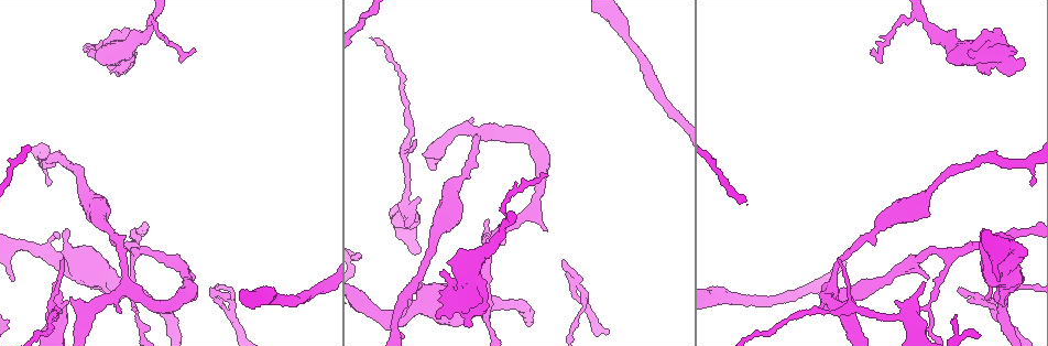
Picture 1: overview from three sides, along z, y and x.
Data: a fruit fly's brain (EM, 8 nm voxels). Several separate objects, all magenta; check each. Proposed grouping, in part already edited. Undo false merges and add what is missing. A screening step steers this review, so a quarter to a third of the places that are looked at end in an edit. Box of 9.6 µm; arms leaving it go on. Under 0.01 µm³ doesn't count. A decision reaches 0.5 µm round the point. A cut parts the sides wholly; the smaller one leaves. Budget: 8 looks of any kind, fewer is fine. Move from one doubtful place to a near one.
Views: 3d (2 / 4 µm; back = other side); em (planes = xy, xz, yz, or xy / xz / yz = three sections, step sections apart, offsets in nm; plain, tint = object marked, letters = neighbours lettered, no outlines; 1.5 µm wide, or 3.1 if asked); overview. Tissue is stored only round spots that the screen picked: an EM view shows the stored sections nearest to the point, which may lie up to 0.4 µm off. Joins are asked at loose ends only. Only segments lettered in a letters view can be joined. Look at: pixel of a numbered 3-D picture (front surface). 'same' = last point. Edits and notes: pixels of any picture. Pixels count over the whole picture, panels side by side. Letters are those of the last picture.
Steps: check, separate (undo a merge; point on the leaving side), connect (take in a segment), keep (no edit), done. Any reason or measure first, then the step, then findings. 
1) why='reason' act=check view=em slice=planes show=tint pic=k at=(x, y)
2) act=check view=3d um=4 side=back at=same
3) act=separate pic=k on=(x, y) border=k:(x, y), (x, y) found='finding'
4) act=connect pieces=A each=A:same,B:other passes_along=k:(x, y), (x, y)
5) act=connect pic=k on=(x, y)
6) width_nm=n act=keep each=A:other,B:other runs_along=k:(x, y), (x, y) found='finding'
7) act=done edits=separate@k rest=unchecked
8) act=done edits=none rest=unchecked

why='free end' act=check view=em slice=planes show=letters pic=1 at=(90, 51)

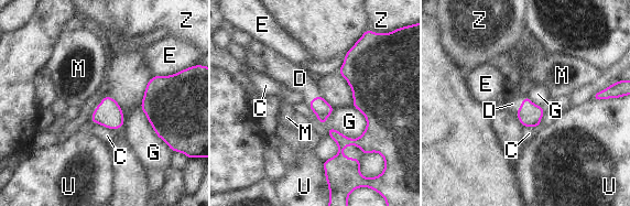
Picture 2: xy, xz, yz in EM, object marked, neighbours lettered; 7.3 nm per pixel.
act=connect pieces=D each=C:other,D:same,E:other,G:other,M:other,U:other,Z:other passes_along=2:(530, 115), (521, 105), (512, 104) found='the neuron continues'

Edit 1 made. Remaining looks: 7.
why='thick turns thin' act=check view=em slice=planes show=letters pic=1 at=(453, 184)

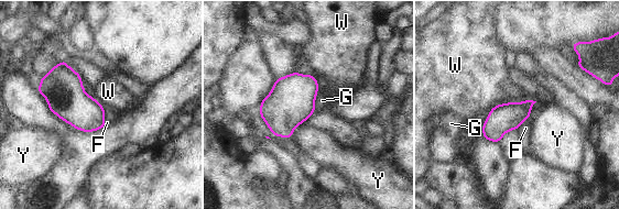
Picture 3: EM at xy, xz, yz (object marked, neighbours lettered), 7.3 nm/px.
act=keep each=F:other,G:other,W:other,Y:other found='all the same neuron'

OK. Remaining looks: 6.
why='free end' act=check view=em slice=yz step=4 show=letters pic=1 at=(69, 231)

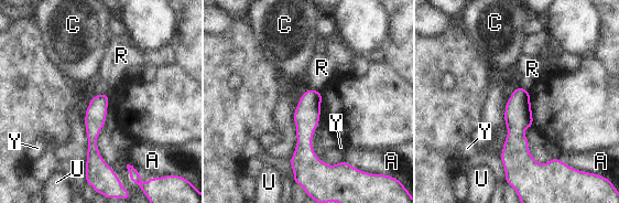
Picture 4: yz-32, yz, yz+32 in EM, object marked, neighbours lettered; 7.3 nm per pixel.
act=keep each=A:other,C:other,R:other,U:other,Y:other border=4:(311, 88), (319, 93) found='none of them fits'

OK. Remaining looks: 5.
act=done edits=connect@2 rest=unchecked

